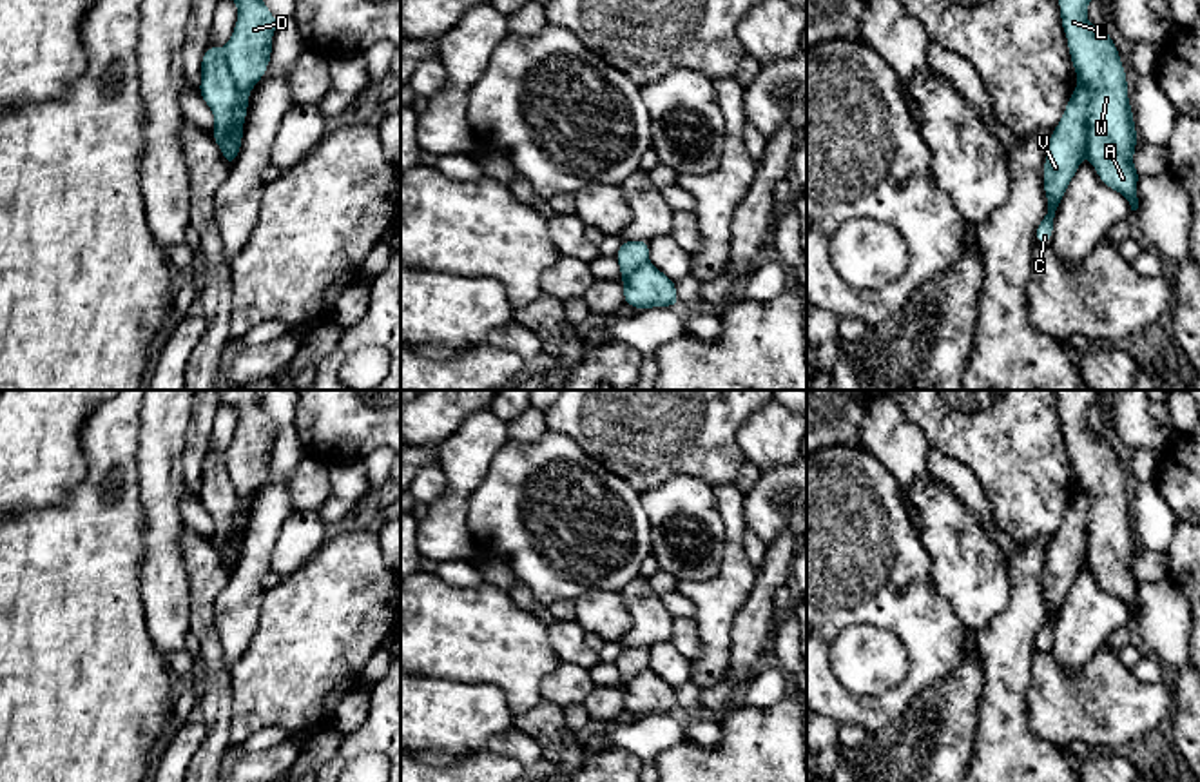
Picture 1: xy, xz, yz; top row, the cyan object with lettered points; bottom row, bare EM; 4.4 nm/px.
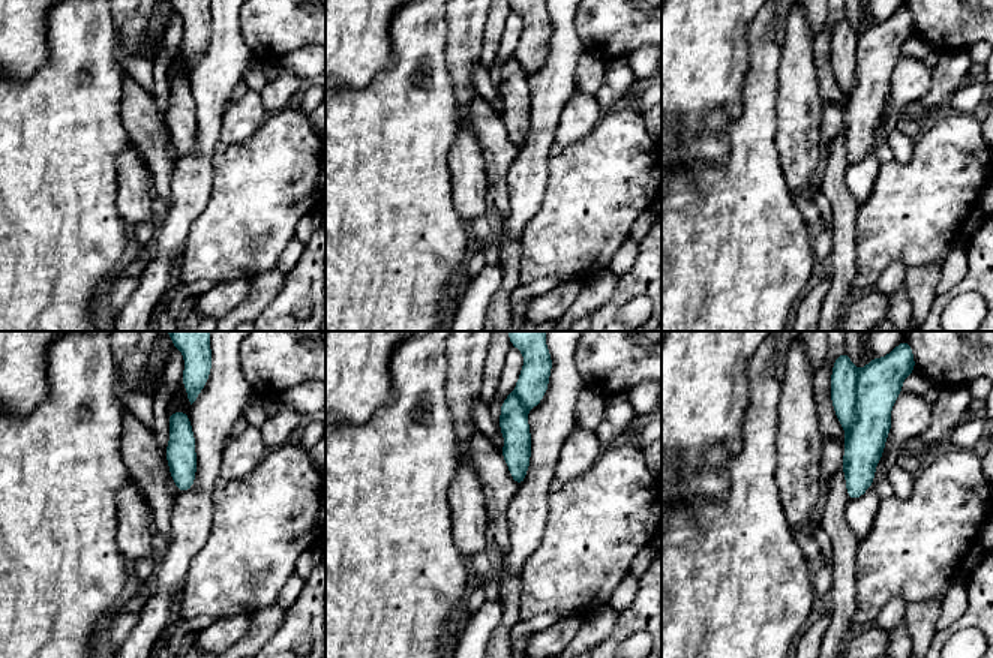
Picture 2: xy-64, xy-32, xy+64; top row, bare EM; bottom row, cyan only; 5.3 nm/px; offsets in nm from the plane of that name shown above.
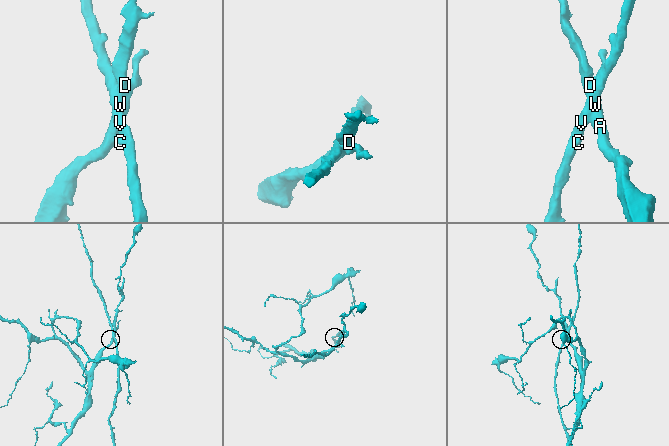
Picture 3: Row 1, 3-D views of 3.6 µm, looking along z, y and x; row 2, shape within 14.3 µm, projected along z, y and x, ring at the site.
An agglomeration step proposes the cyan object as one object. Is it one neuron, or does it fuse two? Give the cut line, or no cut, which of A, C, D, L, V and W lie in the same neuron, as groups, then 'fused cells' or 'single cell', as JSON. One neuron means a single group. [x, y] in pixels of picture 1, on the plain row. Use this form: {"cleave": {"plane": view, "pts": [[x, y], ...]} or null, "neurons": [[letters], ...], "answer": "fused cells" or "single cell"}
{"cleave": {"plane": "xy", "pts": [[223, 454], [238, 505], [232, 537], [223, 552], [225, 565]]}, "neurons": [["A", "D", "L", "W"], ["C", "V"]], "answer": "fused cells"}

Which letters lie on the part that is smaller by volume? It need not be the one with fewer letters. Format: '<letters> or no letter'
C, V

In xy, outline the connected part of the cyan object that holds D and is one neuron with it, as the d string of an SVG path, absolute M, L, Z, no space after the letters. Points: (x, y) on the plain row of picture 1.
M218 390L218 394L223 403L237 410L237 428L223 454L239 504L230 544L223 552L225 570L232 573L241 555L248 499L263 486L270 470L277 426L261 405L261 390Z

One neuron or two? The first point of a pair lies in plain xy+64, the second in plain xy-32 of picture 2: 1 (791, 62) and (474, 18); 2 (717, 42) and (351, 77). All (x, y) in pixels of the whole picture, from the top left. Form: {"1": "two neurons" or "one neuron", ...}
{"1": "one neuron", "2": "one neuron"}

